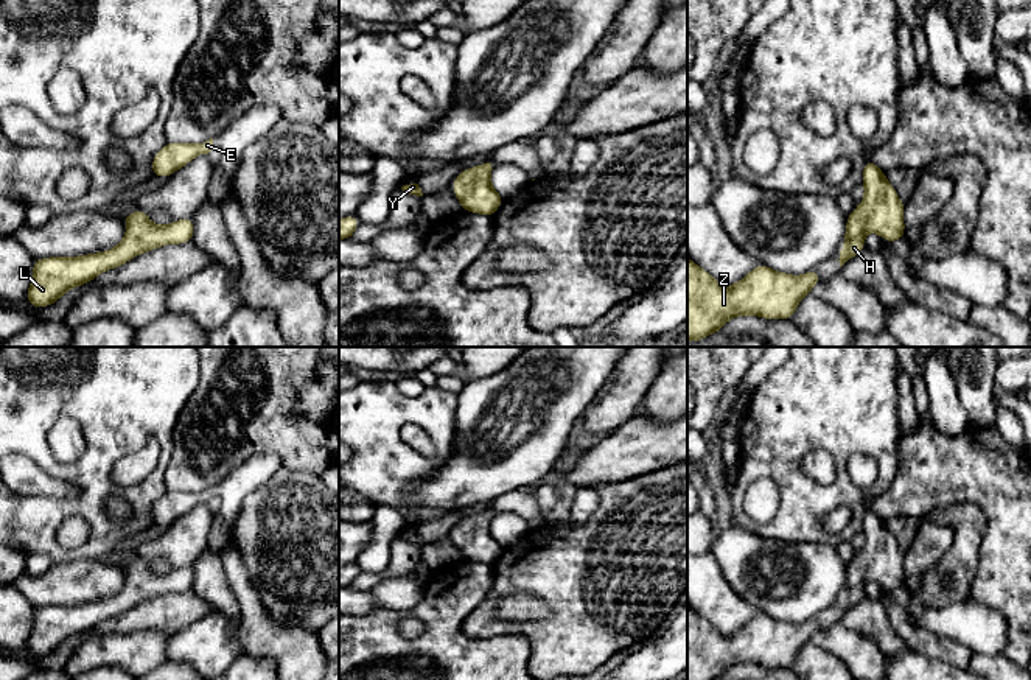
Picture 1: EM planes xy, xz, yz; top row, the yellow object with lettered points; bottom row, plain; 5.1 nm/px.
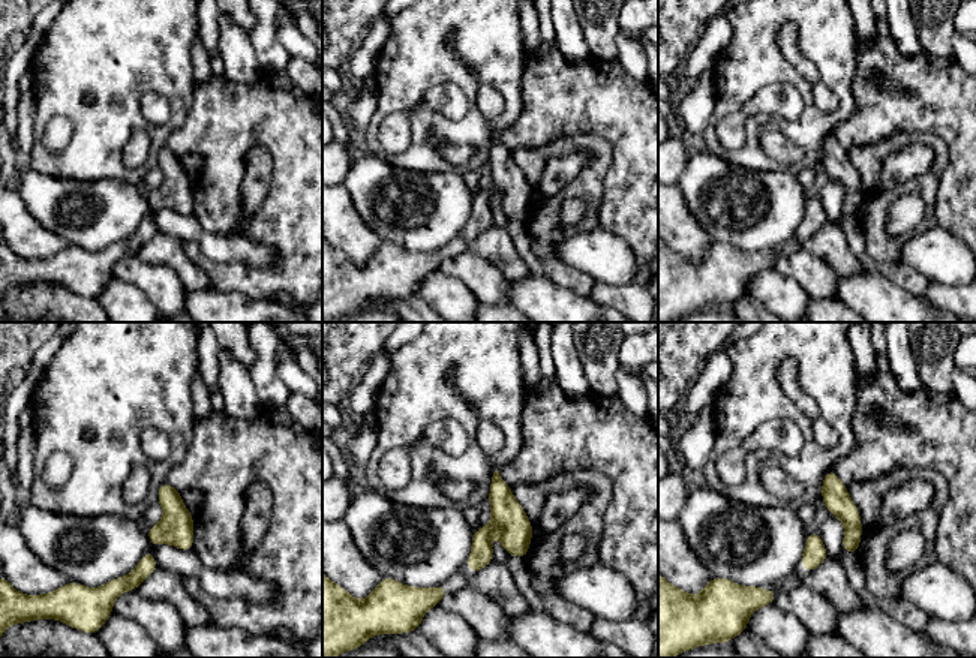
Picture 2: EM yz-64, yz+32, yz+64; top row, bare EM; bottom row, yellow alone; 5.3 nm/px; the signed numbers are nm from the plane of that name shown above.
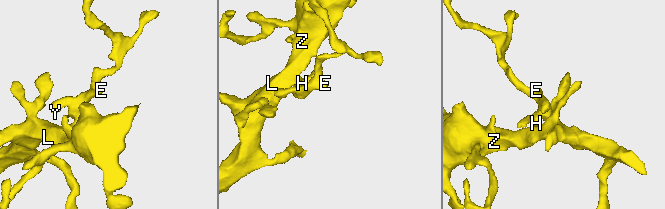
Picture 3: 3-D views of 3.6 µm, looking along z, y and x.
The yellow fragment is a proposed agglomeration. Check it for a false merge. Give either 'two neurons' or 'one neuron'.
one neuron

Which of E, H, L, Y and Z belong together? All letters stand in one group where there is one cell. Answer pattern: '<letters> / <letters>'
E H L Y Z

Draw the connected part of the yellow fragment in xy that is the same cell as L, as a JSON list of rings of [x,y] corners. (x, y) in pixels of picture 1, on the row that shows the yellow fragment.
[[[142,209],[132,215],[121,215],[121,218],[128,223],[126,233],[121,243],[109,251],[76,257],[34,258],[26,291],[28,303],[34,308],[53,305],[62,294],[95,280],[103,271],[115,269],[160,246],[193,241],[193,218],[156,226]]]

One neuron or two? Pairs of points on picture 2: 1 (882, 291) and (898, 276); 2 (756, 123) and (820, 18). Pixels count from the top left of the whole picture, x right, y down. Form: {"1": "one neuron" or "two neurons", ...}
{"1": "two neurons", "2": "one neuron"}

